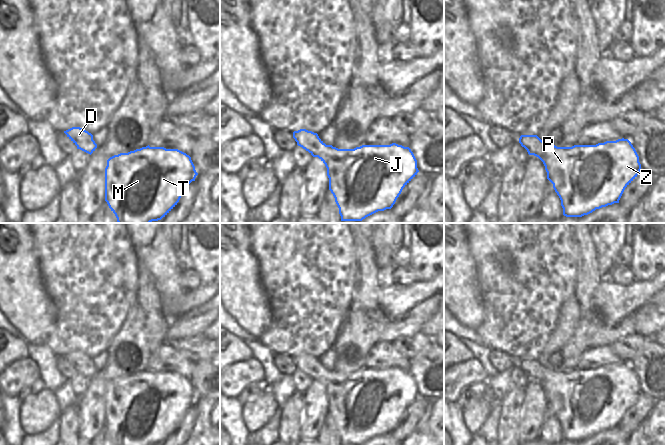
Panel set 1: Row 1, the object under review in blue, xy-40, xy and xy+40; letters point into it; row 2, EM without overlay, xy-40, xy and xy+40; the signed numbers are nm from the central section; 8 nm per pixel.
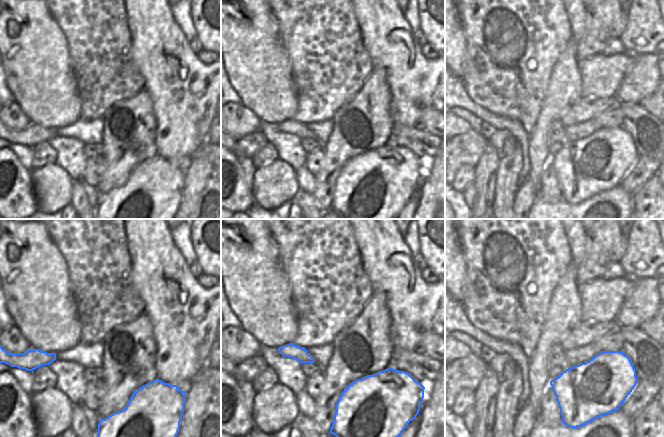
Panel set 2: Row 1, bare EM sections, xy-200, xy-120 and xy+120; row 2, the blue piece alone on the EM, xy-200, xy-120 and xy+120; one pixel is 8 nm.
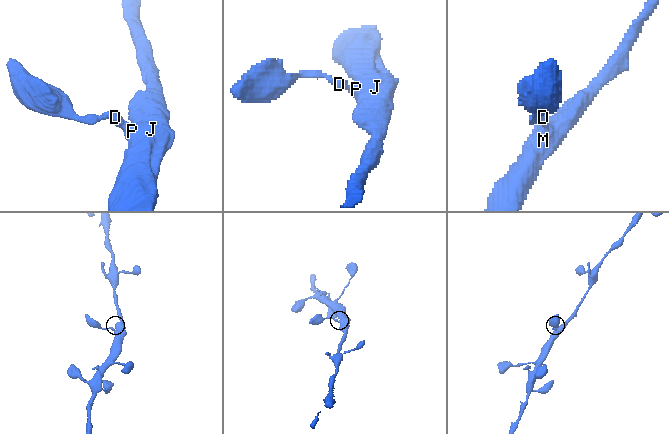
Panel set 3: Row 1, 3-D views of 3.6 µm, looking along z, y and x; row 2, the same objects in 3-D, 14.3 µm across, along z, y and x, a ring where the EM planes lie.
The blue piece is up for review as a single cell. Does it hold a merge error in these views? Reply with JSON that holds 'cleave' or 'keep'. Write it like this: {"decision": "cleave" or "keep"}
{"decision": "keep"}

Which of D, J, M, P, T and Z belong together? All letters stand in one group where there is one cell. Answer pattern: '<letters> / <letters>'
D J M P T Z

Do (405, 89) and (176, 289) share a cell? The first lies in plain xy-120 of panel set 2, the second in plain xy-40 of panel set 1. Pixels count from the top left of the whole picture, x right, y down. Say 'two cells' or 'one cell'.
one cell

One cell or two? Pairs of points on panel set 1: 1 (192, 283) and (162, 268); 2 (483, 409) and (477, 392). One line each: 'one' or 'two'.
1: two
2: two

